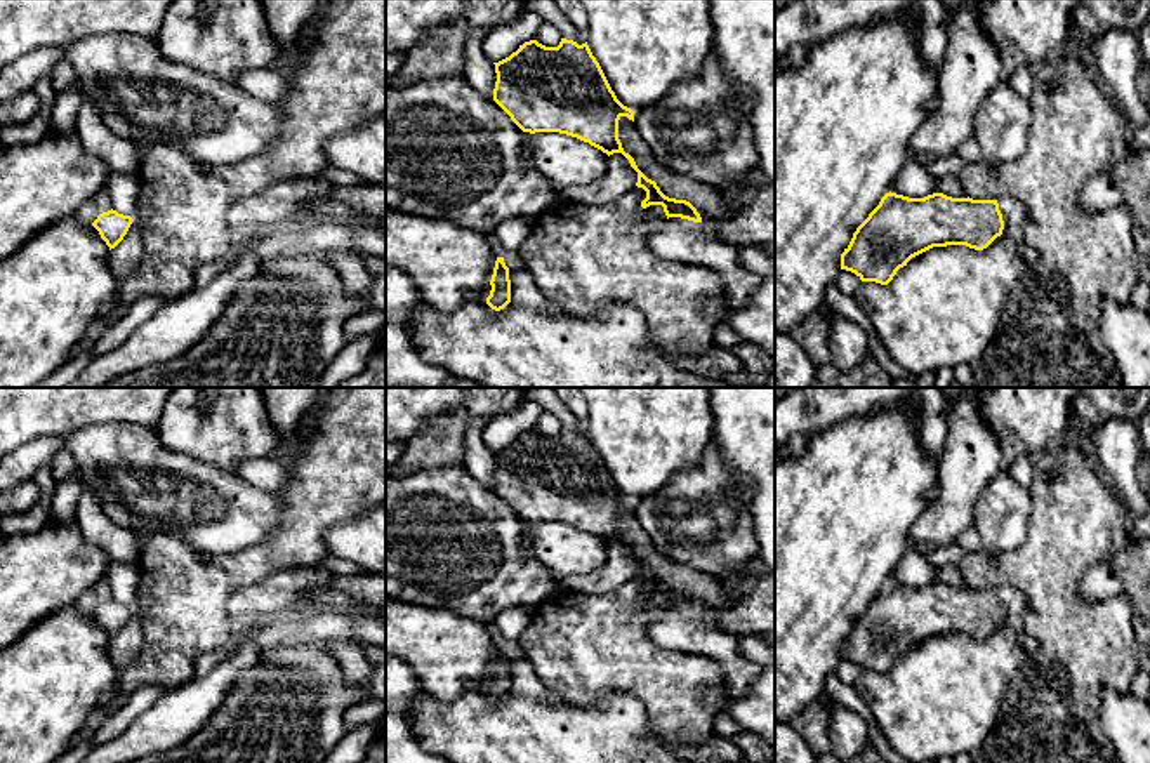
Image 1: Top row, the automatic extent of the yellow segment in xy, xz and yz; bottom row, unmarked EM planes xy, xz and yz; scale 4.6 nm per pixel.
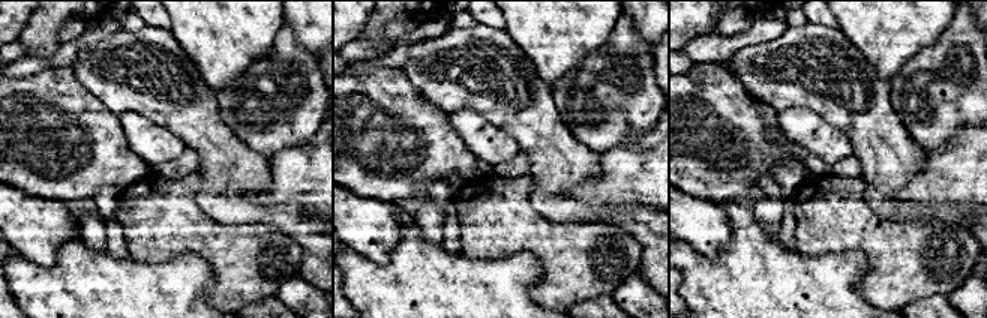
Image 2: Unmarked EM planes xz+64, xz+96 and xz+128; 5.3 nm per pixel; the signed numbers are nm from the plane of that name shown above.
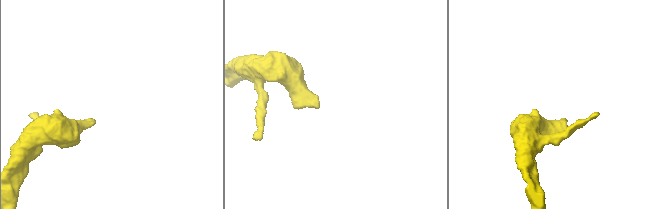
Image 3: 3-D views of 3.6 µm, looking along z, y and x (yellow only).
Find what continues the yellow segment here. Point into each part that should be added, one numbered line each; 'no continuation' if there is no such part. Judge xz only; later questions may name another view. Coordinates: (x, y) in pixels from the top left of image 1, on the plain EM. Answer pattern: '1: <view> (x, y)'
1: xz (683, 630)

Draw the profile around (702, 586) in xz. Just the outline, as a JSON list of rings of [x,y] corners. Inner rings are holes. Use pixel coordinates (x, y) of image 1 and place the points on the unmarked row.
[[[620,506],[618,509],[618,528],[624,541],[634,547],[638,558],[648,568],[655,570],[665,586],[690,591],[704,614],[721,608],[726,603],[714,575],[693,570],[660,554],[636,520],[634,511],[627,506]]]

